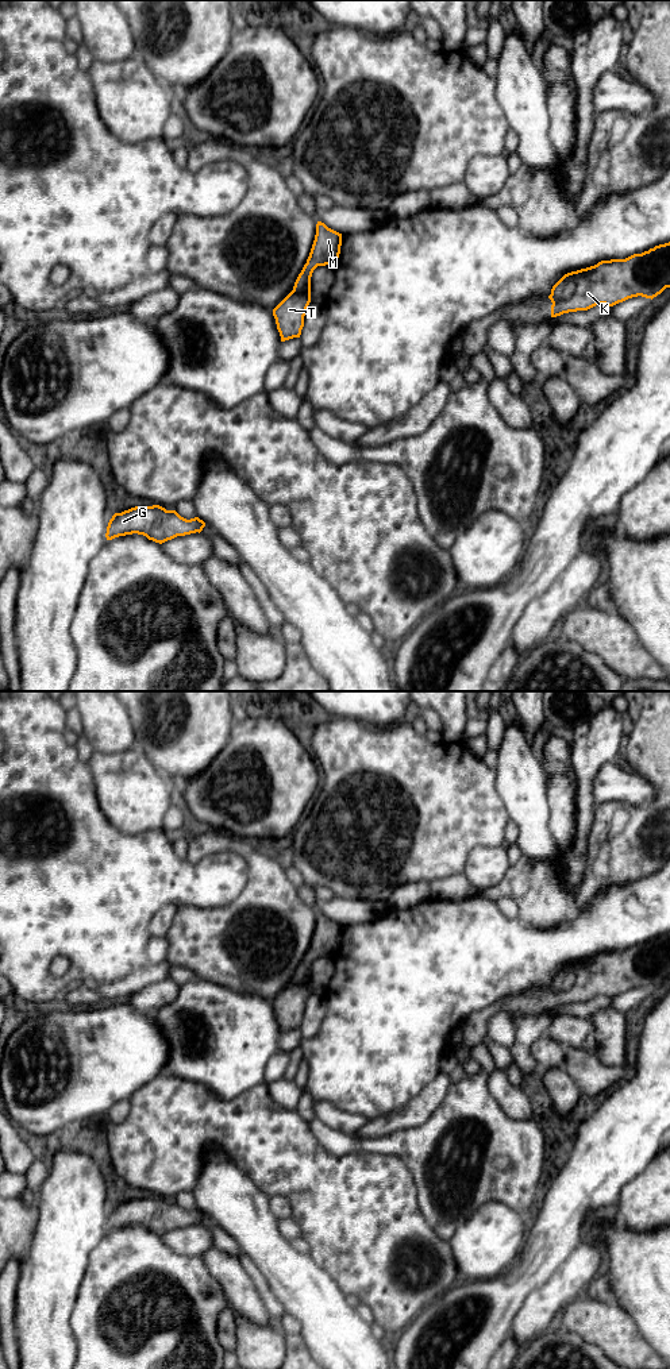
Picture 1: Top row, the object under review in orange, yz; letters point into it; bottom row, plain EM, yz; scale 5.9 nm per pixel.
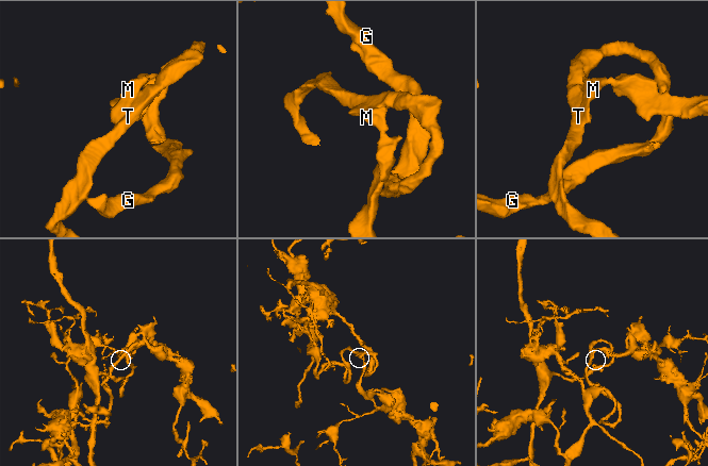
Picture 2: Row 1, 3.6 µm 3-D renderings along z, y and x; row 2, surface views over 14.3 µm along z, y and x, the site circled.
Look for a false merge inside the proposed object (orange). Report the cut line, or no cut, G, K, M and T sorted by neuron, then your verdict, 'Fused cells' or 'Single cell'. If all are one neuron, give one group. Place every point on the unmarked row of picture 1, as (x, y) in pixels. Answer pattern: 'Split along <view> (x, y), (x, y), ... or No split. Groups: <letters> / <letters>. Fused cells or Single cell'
No split. Groups: G K M T. Single cell

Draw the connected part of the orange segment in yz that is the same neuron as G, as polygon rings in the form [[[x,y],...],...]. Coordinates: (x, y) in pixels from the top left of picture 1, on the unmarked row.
[[[159,1196],[131,1199],[115,1204],[108,1214],[105,1229],[112,1231],[126,1226],[143,1226],[155,1234],[165,1234],[177,1227],[201,1223],[205,1214],[199,1208],[186,1211],[176,1202],[166,1202]]]

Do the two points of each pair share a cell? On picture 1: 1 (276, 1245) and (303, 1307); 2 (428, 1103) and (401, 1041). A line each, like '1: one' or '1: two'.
1: one
2: two

